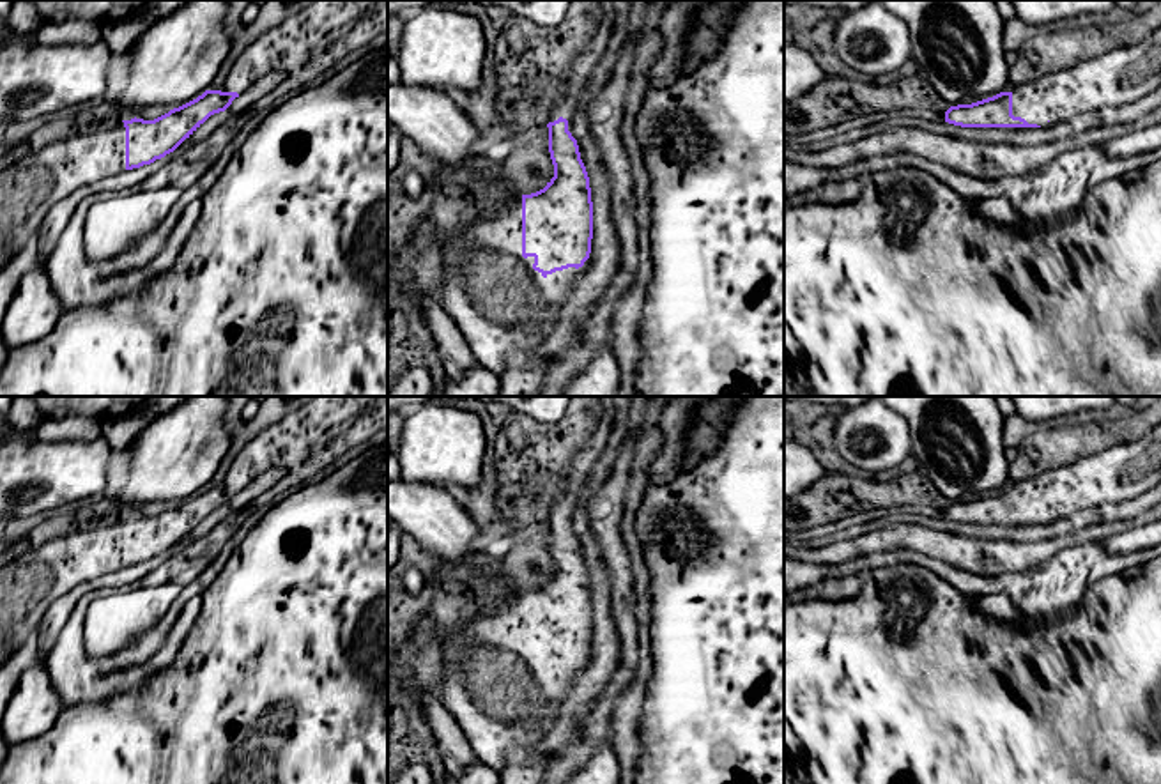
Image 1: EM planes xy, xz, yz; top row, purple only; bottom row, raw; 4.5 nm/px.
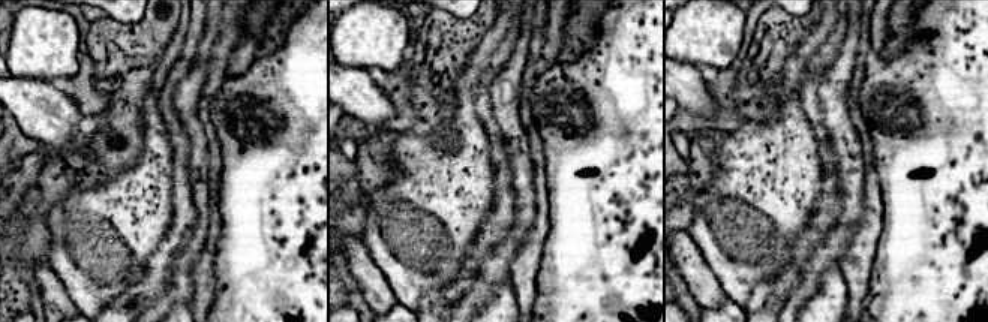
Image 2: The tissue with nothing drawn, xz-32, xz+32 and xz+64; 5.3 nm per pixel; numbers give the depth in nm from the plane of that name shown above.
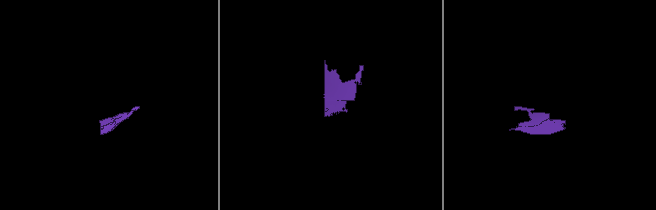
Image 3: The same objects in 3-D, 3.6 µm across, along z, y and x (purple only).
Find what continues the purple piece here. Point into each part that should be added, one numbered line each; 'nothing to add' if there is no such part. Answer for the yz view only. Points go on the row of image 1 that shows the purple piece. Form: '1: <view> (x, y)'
1: yz (1124, 75)

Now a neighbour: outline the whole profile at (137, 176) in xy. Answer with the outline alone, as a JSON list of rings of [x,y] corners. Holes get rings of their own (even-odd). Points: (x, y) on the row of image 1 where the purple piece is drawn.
[[[154,163],[140,168],[126,170],[119,175],[110,175],[99,182],[81,186],[65,198],[58,200],[48,209],[48,214],[34,241],[27,242],[4,269],[0,269],[0,326],[4,315],[27,273],[37,265],[44,265],[58,244],[65,227],[73,219],[78,205],[96,193],[124,193],[140,186],[145,179],[154,175],[158,168]]]

